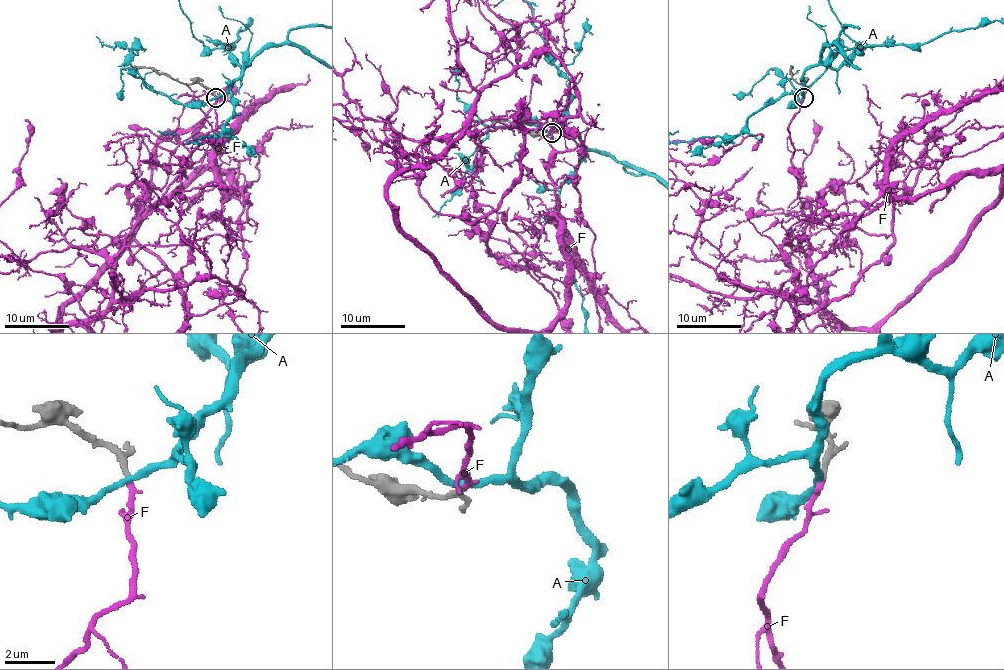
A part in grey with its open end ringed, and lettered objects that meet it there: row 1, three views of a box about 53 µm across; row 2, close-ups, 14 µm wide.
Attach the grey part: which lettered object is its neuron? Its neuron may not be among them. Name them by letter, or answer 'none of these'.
F

